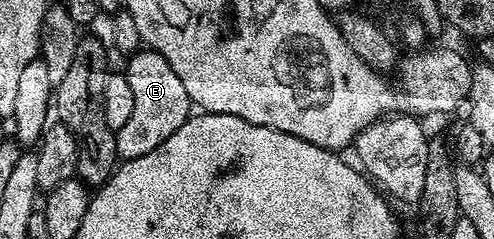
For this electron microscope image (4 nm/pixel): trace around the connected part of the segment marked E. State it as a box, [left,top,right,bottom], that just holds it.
[115,47,193,161]

